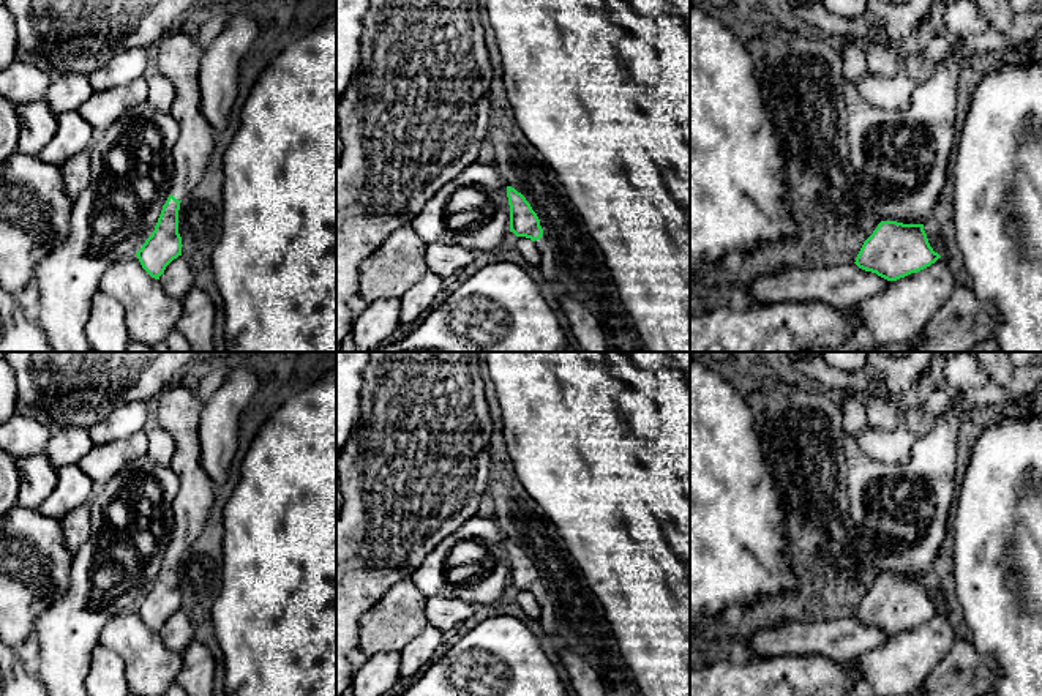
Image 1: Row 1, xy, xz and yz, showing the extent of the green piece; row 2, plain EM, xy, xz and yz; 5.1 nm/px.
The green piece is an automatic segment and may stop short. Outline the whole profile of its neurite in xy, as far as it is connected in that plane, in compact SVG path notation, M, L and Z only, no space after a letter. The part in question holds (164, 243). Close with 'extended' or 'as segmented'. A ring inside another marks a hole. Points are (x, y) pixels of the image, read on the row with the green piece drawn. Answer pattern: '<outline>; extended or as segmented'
M185 24L171 30L156 47L156 54L152 58L150 73L158 73L167 77L175 87L175 99L171 107L171 115L180 125L180 136L174 147L174 178L171 186L171 196L163 205L161 215L152 235L145 240L142 248L136 253L142 268L155 279L164 273L166 267L182 256L182 237L178 234L178 210L182 199L194 189L205 174L210 161L210 155L215 147L216 133L201 112L201 93L199 93L199 65L202 58L202 46L196 36L189 35Z; extended

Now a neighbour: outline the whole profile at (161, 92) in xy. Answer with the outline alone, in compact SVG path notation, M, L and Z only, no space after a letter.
M148 73L147 84L148 93L145 101L150 103L156 110L169 114L175 99L174 84L158 73Z

